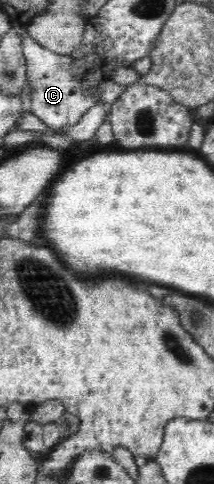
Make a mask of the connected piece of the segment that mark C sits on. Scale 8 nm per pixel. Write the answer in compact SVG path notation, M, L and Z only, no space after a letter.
M28 32L20 35L20 45L26 62L28 85L30 85L31 113L49 127L61 129L79 123L79 119L95 104L84 87L71 76L70 57L49 51L37 43Z

